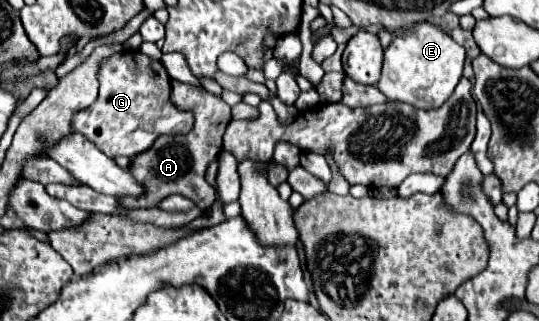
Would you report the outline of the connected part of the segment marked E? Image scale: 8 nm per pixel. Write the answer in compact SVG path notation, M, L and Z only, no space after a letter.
M421 22L409 28L405 34L393 38L385 50L383 74L377 88L387 96L387 100L401 100L423 110L439 108L453 94L463 74L463 64L465 48L441 28L429 22Z

